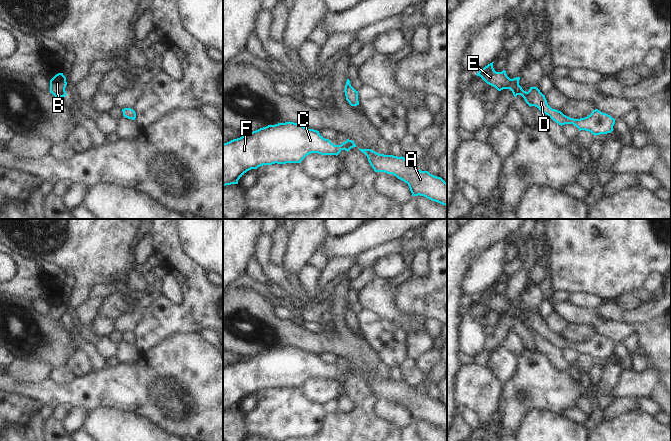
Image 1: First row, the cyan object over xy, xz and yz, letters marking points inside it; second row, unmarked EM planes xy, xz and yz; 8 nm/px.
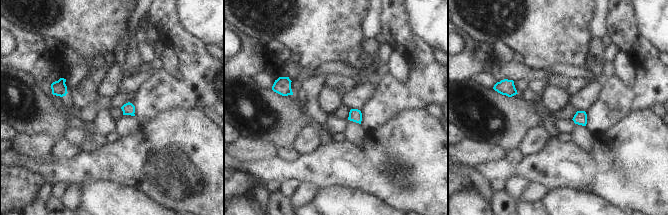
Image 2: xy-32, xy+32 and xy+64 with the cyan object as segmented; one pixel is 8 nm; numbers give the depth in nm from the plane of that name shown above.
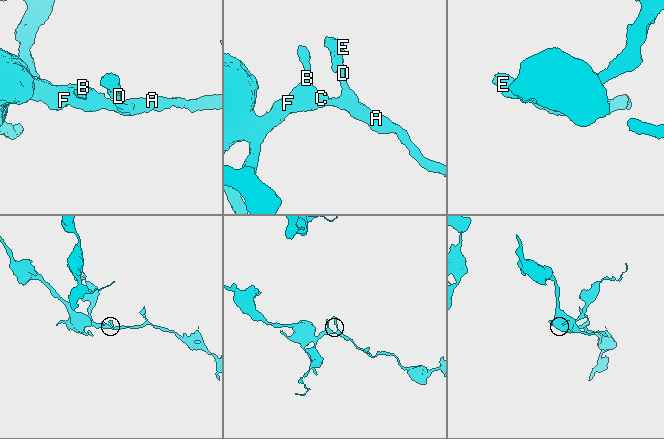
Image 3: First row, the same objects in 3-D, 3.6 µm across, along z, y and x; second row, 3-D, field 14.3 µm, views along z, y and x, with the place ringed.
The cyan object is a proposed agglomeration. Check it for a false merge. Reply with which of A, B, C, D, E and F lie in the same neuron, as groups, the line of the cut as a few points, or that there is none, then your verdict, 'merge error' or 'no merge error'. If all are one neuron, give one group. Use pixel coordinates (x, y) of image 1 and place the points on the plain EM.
A B C D E F | no cut | no merge error

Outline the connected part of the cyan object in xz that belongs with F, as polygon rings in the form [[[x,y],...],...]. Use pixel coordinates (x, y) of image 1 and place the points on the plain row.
[[[294,346],[268,349],[223,368],[223,410],[238,408],[247,395],[263,389],[301,387],[311,377],[337,380],[342,374],[348,376],[353,371],[357,370],[352,364],[334,369],[329,363],[323,362],[319,355]]]

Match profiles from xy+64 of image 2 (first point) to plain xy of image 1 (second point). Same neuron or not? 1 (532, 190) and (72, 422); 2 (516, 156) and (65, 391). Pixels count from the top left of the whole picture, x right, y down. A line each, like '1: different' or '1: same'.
1: same
2: different

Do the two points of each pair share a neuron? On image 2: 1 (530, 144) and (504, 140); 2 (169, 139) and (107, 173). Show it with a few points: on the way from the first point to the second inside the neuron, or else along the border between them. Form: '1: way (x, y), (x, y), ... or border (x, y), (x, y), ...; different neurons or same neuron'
1: border (536, 125), (526, 131), (516, 148); different neurons
2: way (154, 147), (149, 147), (136, 160), (122, 162); same neuron

